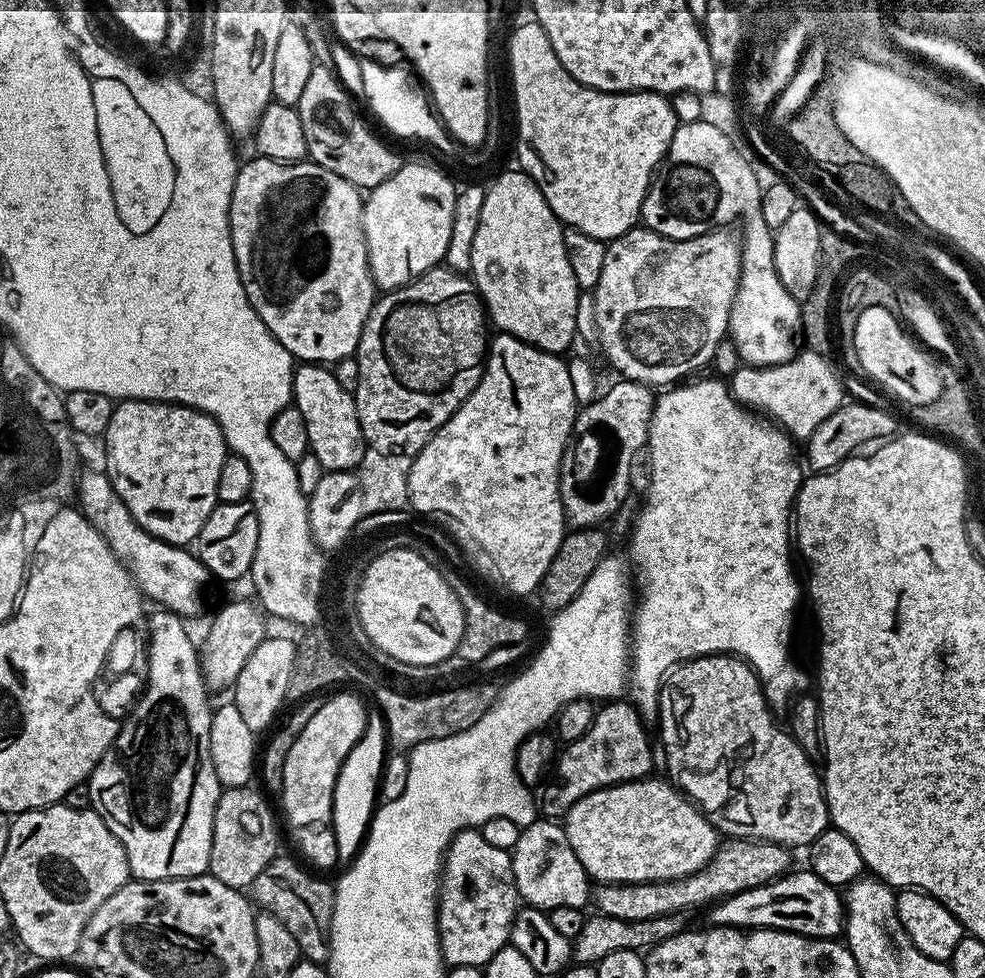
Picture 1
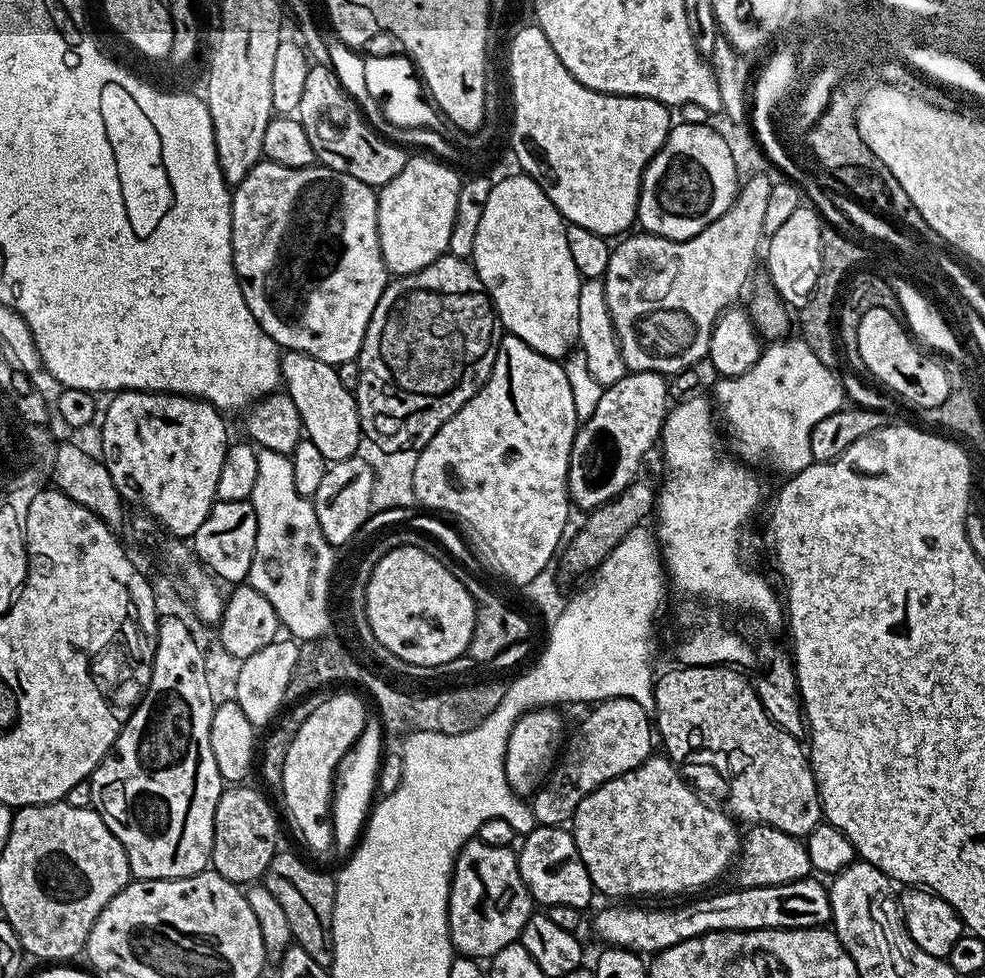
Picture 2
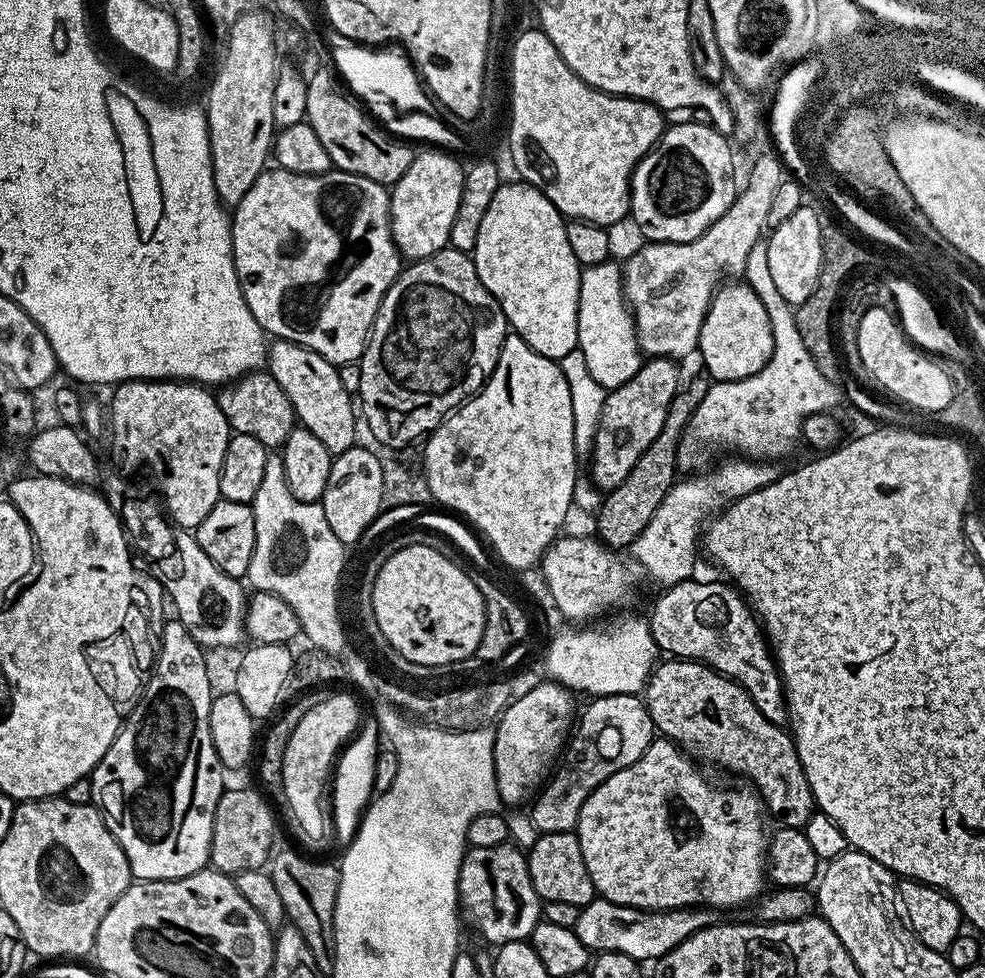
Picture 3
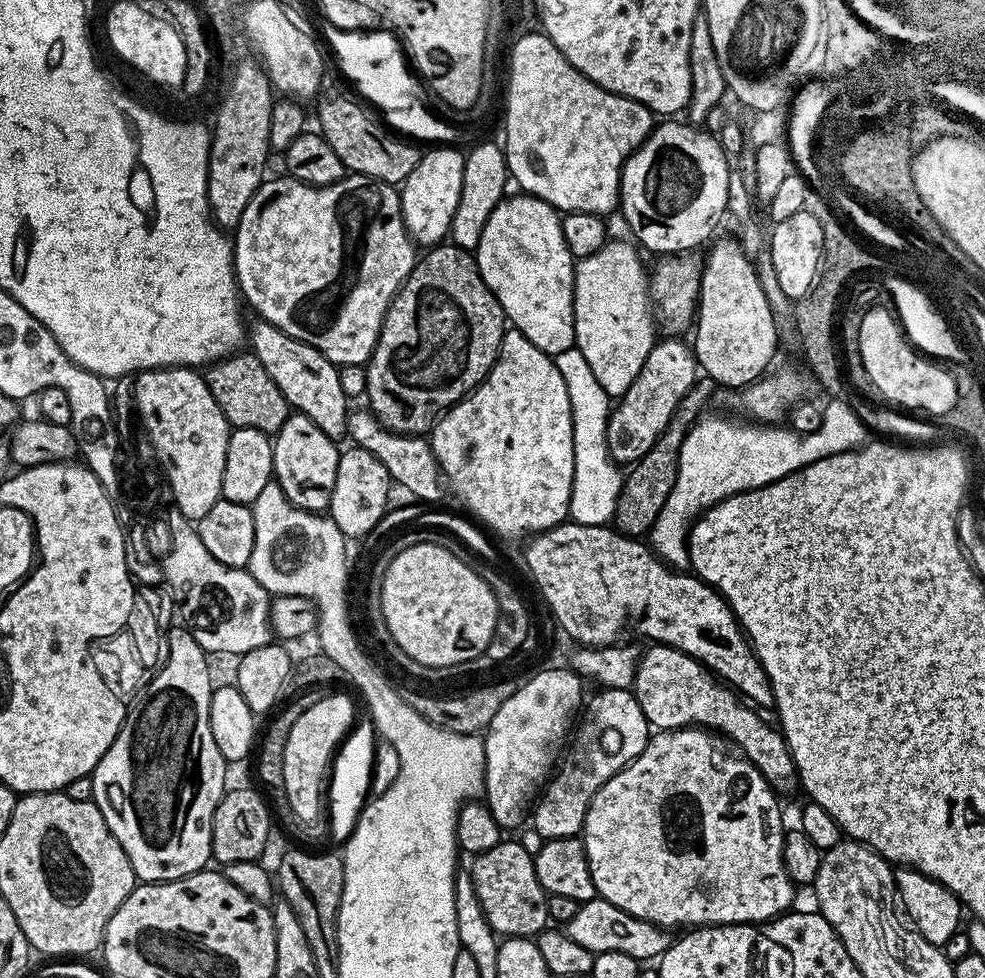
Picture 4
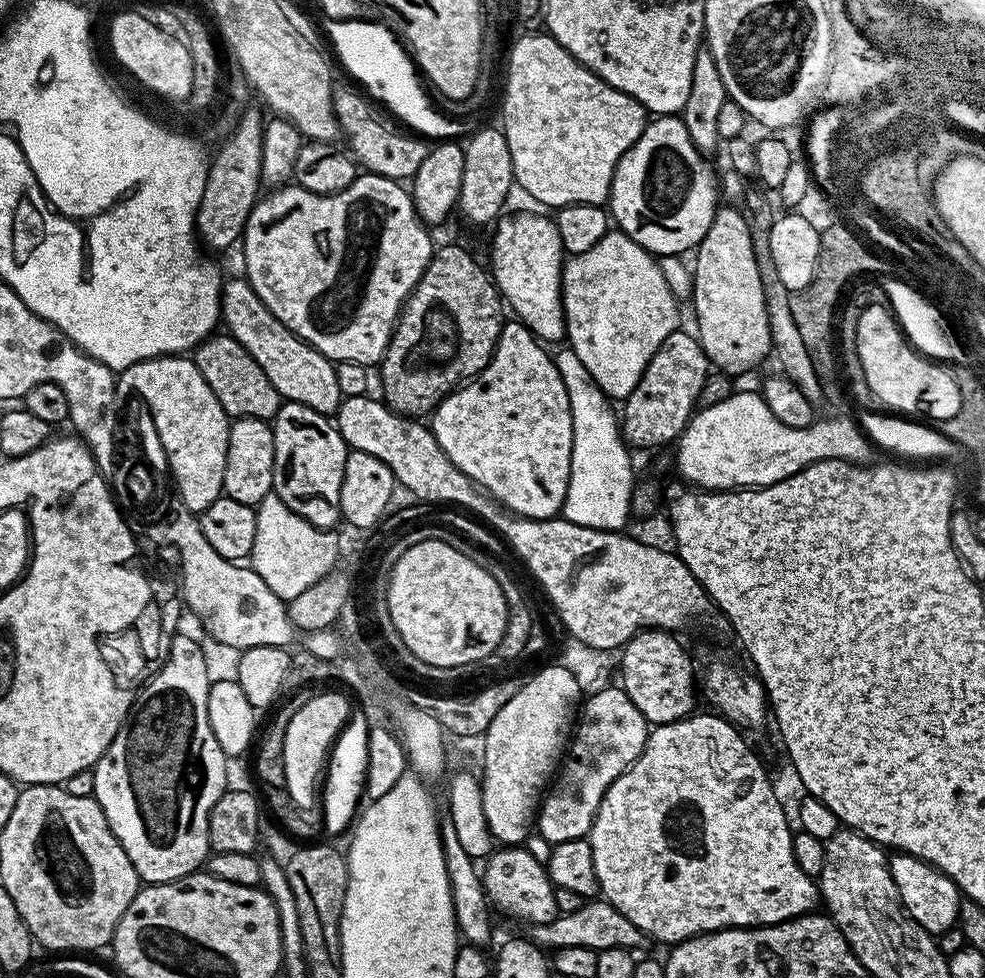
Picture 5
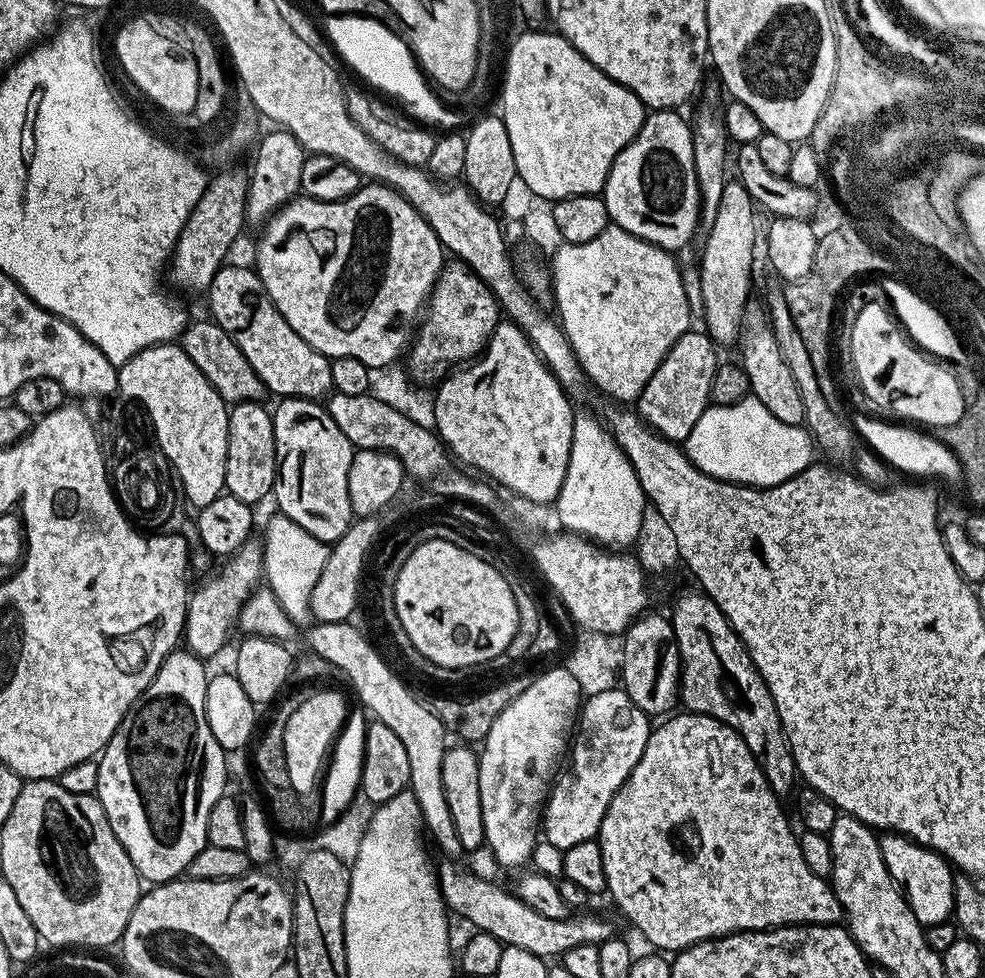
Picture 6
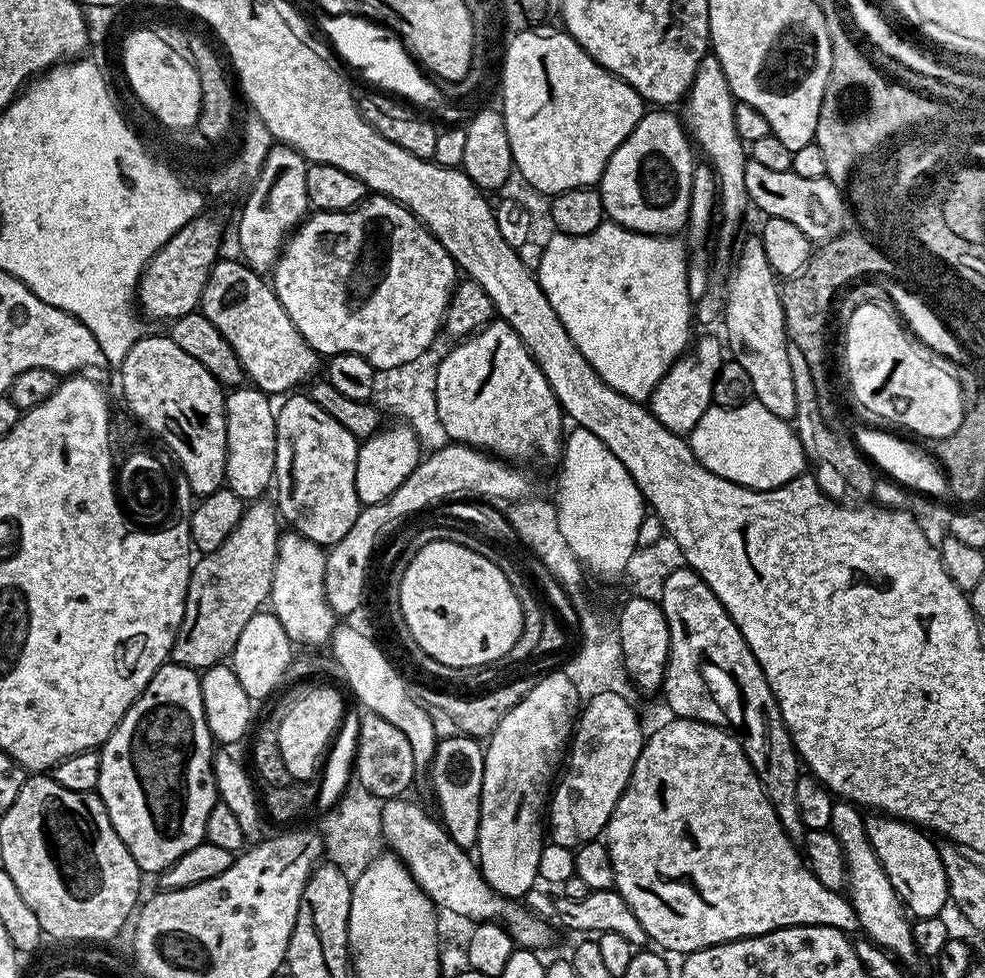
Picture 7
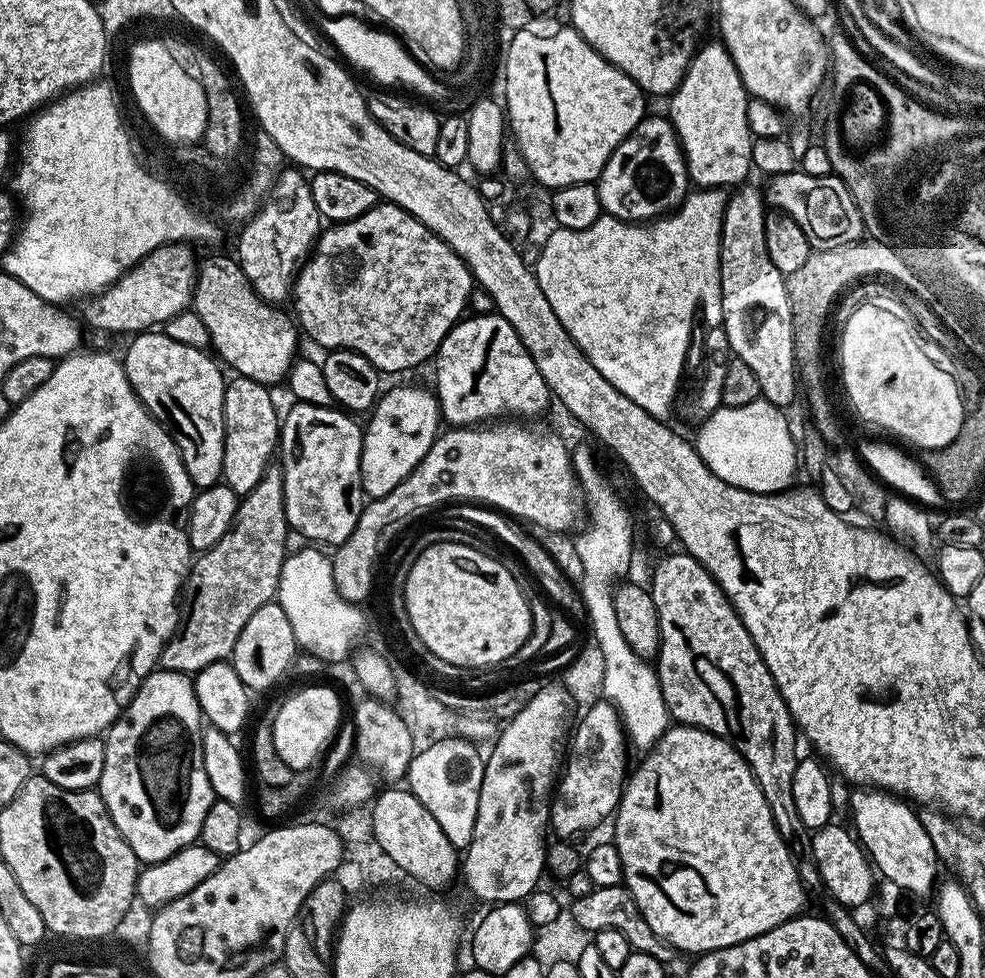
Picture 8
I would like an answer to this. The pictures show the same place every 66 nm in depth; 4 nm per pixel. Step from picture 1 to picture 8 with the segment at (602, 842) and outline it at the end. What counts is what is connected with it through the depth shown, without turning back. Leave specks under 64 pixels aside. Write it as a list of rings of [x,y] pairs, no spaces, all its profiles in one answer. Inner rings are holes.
[[[673,723],[644,757],[645,760],[637,770],[635,767],[627,777],[624,793],[620,795],[620,805],[614,813],[614,843],[622,858],[623,885],[634,898],[638,910],[642,910],[642,918],[646,918],[650,930],[654,930],[658,938],[672,945],[677,953],[703,954],[766,934],[788,920],[795,920],[805,911],[804,903],[807,902],[808,896],[804,893],[804,884],[800,881],[799,870],[796,869],[797,857],[782,838],[782,834],[778,834],[778,826],[774,826],[774,814],[770,814],[770,806],[766,806],[766,794],[762,794],[750,766],[730,741],[689,724]]]

